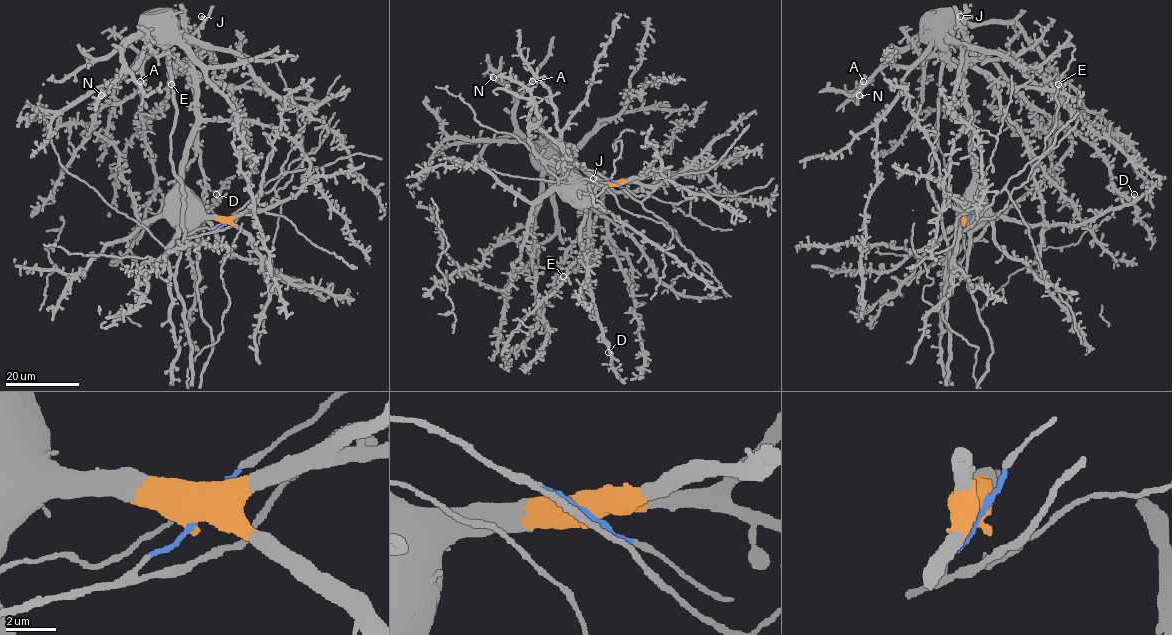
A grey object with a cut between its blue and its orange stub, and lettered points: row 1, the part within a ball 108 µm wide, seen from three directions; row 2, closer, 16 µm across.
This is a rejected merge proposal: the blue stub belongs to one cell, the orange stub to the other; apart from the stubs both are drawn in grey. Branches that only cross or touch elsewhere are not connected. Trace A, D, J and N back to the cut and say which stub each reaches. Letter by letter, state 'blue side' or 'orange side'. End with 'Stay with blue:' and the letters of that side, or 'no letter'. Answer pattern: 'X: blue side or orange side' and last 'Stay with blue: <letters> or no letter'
A: blue side
D: orange side
J: orange side
N: blue side
Stay with blue: A, N

